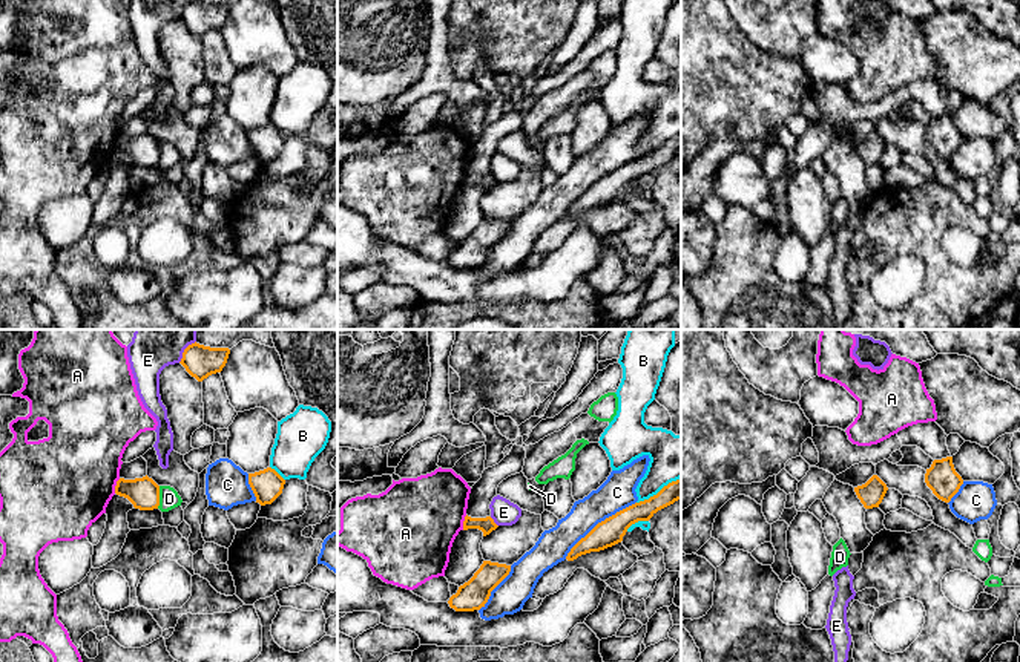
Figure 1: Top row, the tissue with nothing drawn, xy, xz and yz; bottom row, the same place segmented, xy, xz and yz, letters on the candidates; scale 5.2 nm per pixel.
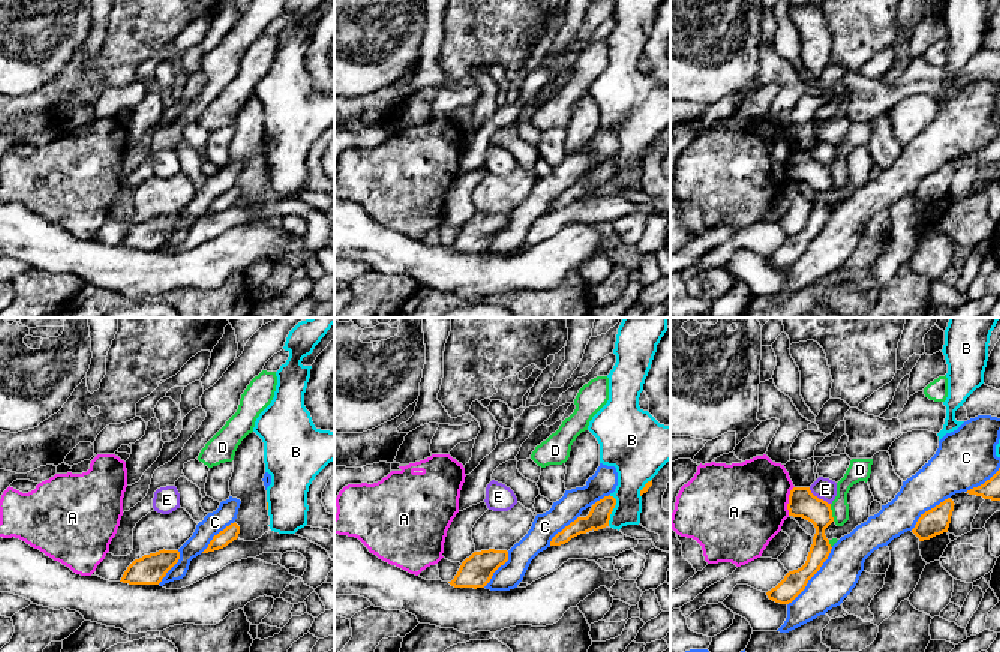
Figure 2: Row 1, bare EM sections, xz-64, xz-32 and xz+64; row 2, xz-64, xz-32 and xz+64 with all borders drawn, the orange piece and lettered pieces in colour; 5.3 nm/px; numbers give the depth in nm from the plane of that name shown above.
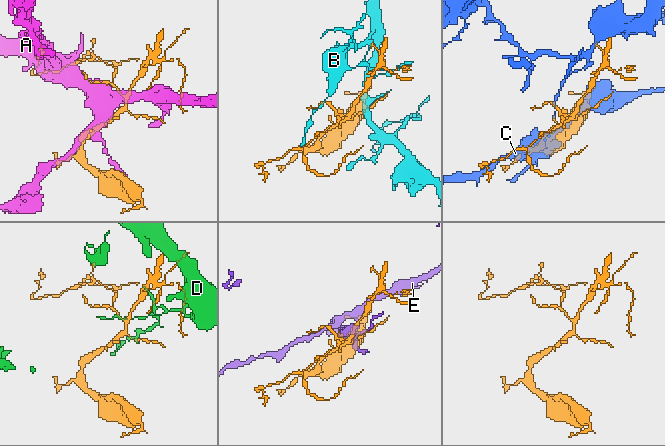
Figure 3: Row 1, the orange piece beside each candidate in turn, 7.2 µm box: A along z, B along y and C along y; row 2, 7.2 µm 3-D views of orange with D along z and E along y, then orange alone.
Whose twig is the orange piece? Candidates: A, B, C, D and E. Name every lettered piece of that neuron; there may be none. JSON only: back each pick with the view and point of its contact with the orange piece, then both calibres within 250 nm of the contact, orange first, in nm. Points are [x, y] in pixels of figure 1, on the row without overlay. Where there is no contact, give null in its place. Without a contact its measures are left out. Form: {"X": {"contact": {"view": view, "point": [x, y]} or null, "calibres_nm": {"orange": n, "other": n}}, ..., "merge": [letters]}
{"D": {"contact": {"view": "xy", "point": [158, 154]}, "calibres_nm": {"orange": 160, "other": 110}}, "merge": ["D"]}

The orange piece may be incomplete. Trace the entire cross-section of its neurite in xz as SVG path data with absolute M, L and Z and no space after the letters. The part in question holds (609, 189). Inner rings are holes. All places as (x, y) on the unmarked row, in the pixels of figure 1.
M681 136L669 139L649 156L635 159L598 179L571 205L566 216L574 218L581 211L600 208L621 199L632 181L638 178L649 178L658 167L678 156L681 156Z

